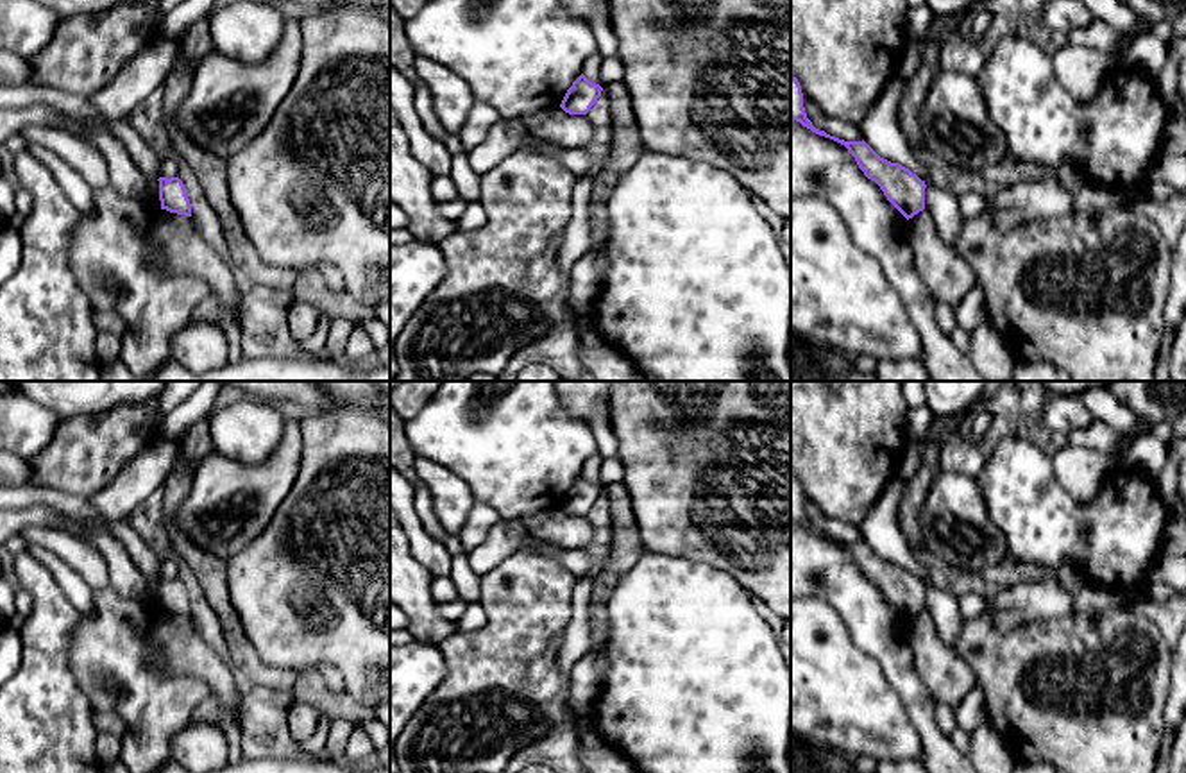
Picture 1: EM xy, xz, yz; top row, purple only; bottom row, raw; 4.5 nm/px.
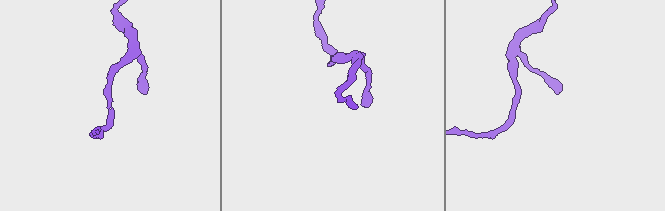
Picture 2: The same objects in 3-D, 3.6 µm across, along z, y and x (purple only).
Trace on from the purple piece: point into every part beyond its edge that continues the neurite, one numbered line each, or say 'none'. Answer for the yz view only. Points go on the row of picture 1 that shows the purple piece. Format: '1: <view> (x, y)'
none

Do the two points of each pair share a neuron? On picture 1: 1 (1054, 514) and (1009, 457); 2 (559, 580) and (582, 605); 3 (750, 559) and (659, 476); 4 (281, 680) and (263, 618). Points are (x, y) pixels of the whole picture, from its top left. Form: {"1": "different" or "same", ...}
{"1": "same", "2": "different", "3": "same", "4": "different"}

